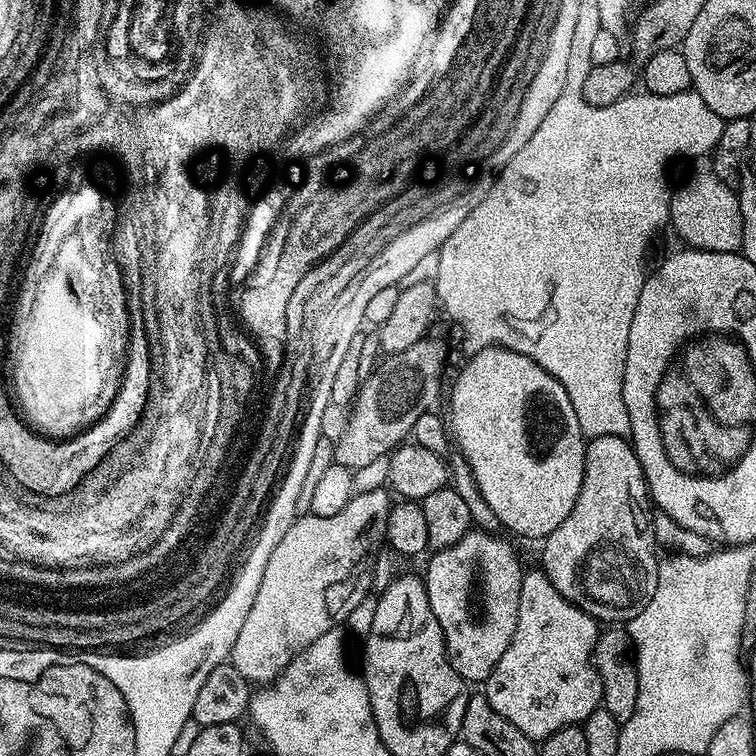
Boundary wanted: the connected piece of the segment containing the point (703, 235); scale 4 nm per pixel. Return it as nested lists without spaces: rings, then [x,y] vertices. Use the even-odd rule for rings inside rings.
[[[697,159],[695,164],[696,169],[681,184],[675,185],[668,215],[671,231],[676,231],[688,243],[685,245],[697,252],[740,252],[744,247],[744,223],[737,189],[722,182],[707,159]]]

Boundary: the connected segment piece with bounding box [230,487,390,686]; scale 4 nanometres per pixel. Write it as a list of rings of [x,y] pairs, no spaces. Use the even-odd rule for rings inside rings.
[[[383,487],[356,492],[351,502],[330,518],[301,516],[274,546],[254,606],[250,606],[238,638],[234,638],[230,657],[234,669],[249,685],[267,686],[277,680],[303,648],[331,628],[340,628],[354,606],[369,599],[372,570],[378,560],[376,547],[382,544],[388,525],[387,495]]]

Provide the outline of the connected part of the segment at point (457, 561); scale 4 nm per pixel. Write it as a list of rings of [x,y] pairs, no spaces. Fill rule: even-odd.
[[[469,530],[454,546],[435,549],[428,569],[422,572],[430,610],[442,626],[448,661],[466,682],[487,680],[518,626],[518,598],[526,568],[520,565],[519,554],[498,535]]]

